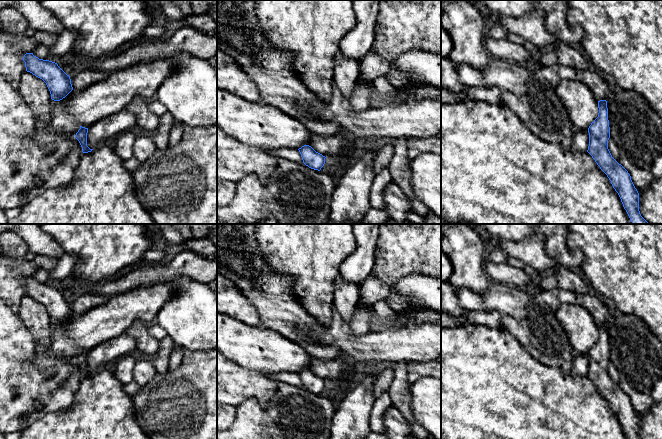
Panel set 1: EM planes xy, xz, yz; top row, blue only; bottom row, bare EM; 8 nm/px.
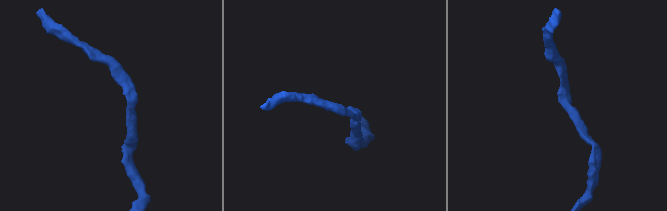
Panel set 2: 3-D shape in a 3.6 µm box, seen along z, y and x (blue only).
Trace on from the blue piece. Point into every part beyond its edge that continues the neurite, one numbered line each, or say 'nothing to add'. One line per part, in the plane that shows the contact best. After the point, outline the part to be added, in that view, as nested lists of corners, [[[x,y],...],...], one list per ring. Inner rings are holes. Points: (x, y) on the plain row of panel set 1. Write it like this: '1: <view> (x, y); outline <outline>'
nothing to add

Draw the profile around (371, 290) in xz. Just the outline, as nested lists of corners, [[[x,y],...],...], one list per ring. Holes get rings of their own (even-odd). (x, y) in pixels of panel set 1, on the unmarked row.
[[[373,274],[359,286],[359,302],[349,326],[356,336],[363,335],[376,326],[372,306],[378,301],[385,301],[391,295],[389,287]]]

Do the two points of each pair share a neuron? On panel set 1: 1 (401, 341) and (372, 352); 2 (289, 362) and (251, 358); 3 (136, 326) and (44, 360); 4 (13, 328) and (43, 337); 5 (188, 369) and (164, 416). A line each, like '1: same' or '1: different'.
1: same
2: same
3: different
4: different
5: same

